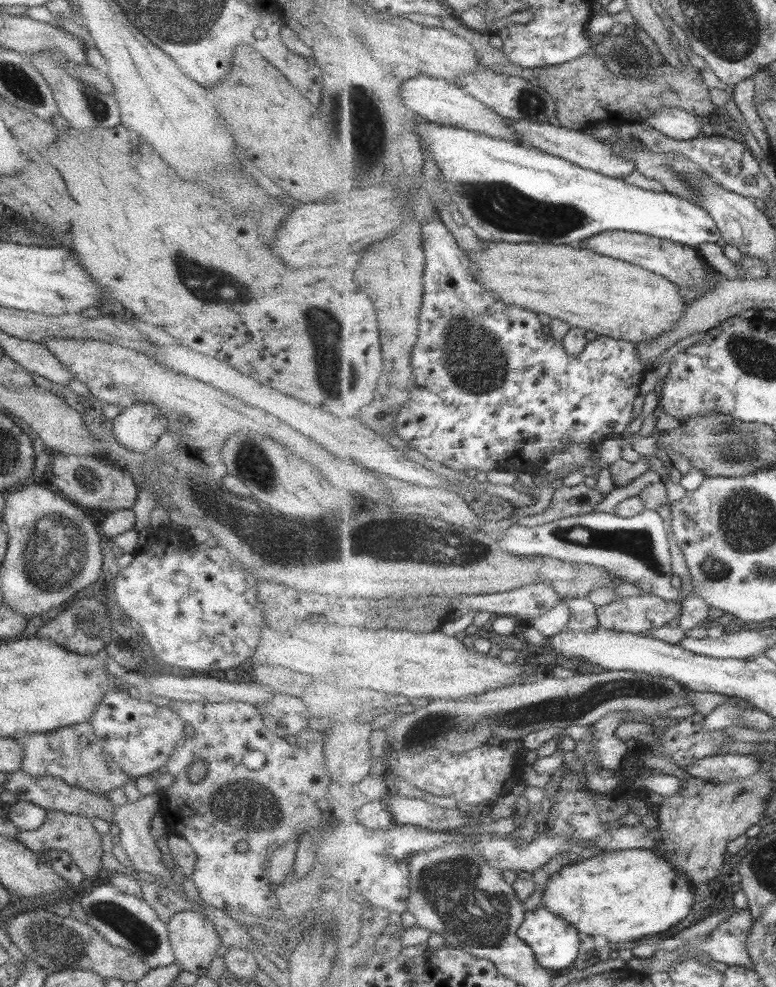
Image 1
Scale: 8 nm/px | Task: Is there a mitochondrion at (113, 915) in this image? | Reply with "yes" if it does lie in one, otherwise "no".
yes

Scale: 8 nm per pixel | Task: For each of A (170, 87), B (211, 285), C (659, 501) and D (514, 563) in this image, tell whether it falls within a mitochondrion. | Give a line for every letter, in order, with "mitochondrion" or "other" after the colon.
A: other
B: mitochondrion
C: other
D: other

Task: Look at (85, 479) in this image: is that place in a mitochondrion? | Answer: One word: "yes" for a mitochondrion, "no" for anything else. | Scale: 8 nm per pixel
yes

